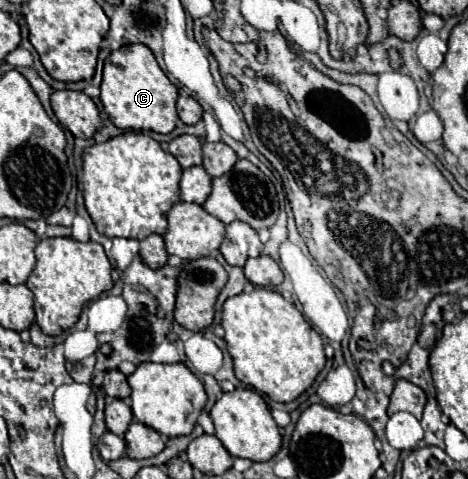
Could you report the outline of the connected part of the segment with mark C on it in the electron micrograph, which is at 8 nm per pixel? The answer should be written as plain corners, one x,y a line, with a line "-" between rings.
128,44
114,50
104,62
104,76
100,84
100,100
114,126
122,130
152,130
168,134
178,122
176,114
178,88
160,70
152,50
144,44

